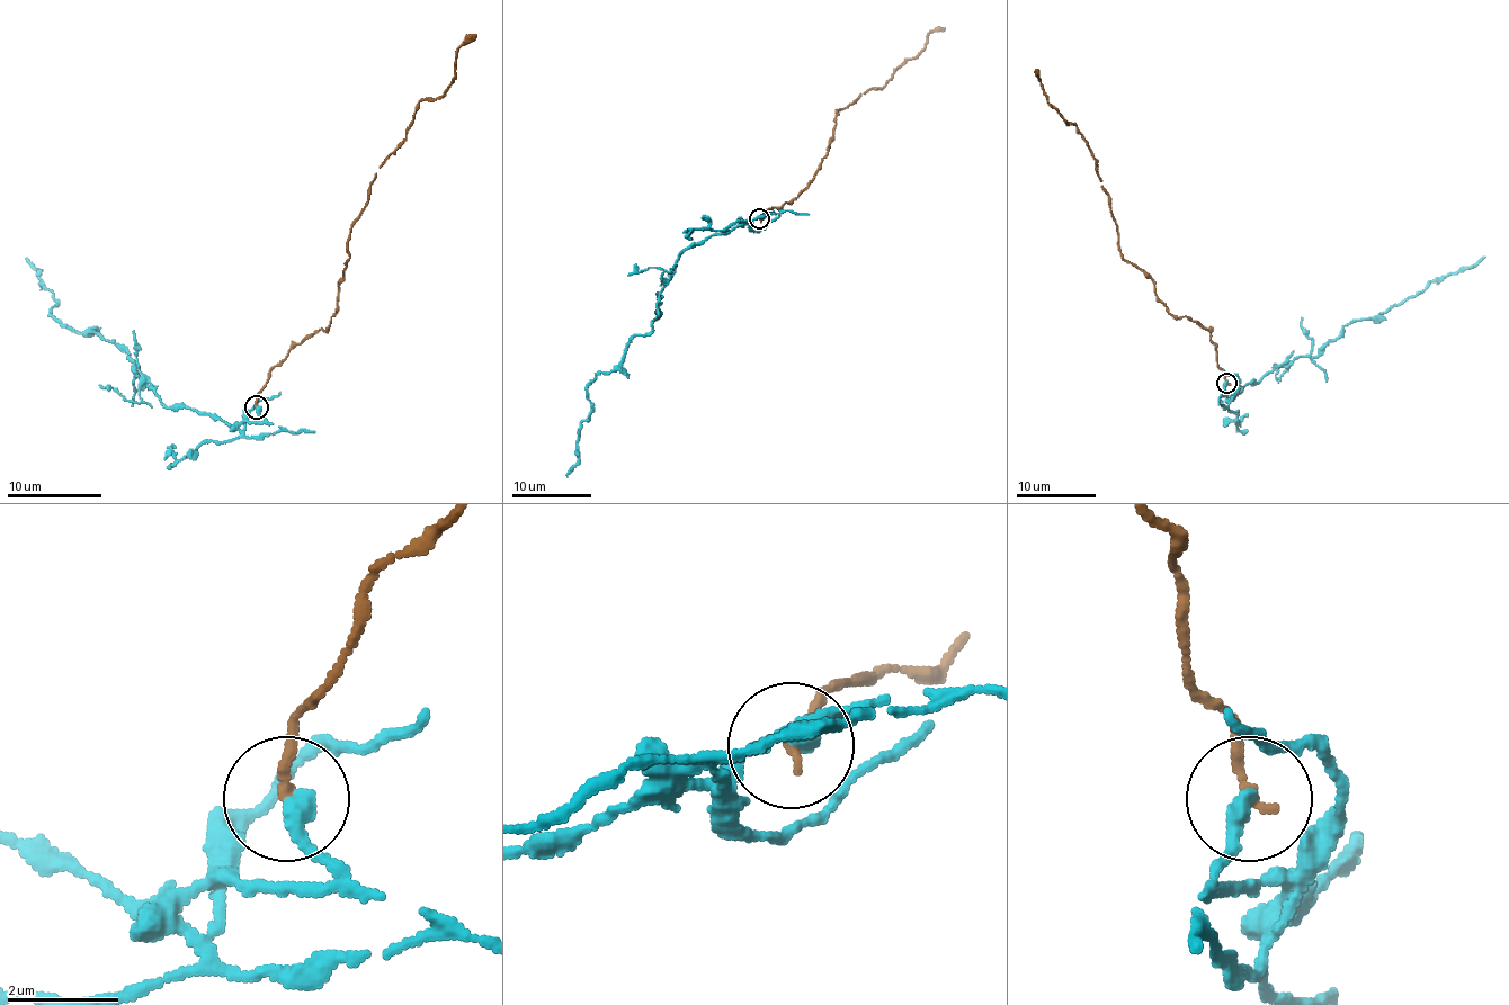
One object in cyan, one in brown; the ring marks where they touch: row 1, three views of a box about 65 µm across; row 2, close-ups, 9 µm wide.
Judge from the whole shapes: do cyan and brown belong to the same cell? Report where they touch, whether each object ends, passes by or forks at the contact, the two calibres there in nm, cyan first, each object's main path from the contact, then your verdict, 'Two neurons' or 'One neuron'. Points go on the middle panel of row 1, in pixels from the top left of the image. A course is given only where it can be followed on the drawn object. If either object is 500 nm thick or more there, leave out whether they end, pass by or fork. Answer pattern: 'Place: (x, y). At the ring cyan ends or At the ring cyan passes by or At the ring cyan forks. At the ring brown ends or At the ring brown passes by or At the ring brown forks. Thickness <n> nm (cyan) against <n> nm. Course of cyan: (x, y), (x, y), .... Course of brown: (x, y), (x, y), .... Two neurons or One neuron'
Place: (759, 218). At the ring cyan ends. At the ring brown ends. Thickness 360 nm (cyan) against 220 nm. Course of cyan: (760, 218), (686, 249), (660, 290), (652, 329), (587, 388), (590, 414), (567, 476). Course of brown: (760, 218), (812, 179), (836, 113), (880, 89), (944, 27). Two neurons

